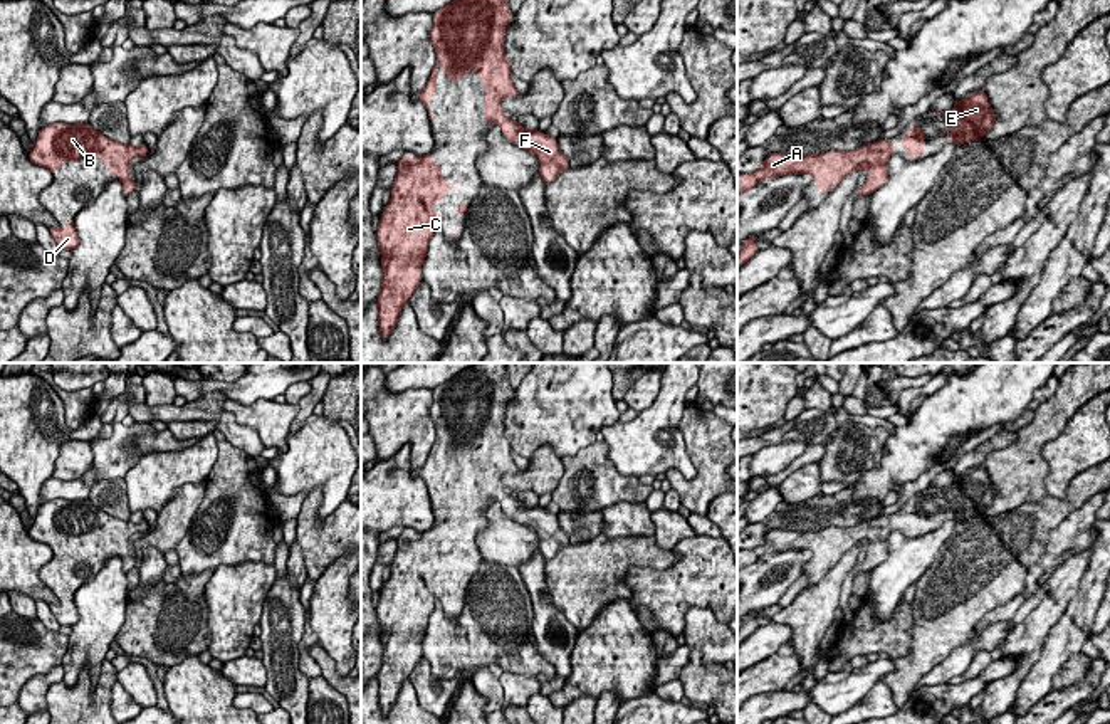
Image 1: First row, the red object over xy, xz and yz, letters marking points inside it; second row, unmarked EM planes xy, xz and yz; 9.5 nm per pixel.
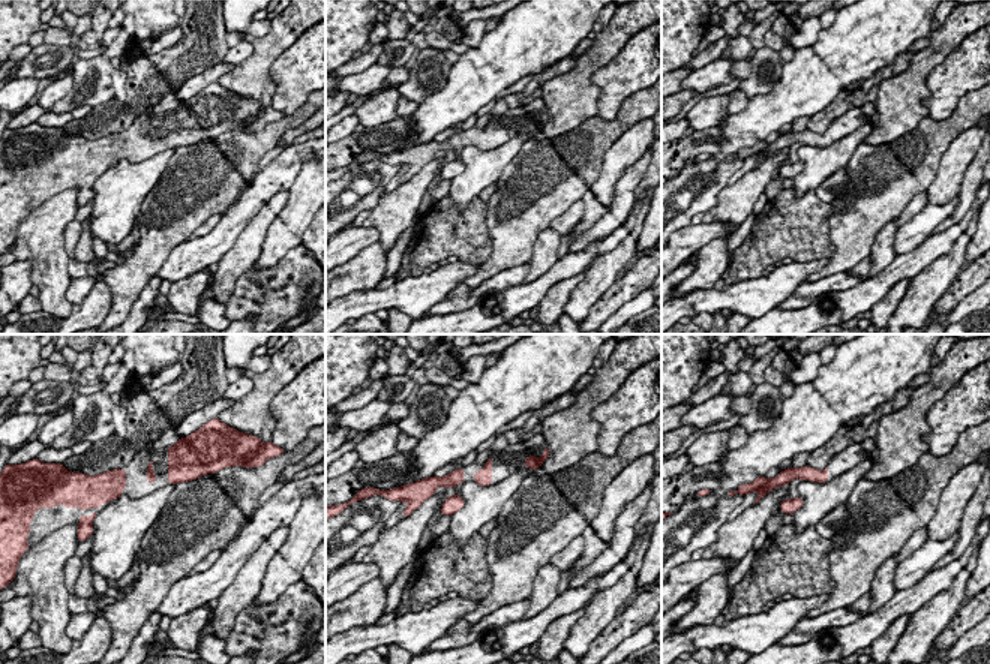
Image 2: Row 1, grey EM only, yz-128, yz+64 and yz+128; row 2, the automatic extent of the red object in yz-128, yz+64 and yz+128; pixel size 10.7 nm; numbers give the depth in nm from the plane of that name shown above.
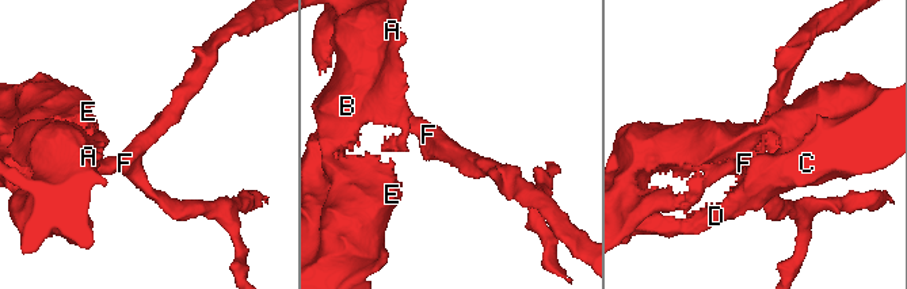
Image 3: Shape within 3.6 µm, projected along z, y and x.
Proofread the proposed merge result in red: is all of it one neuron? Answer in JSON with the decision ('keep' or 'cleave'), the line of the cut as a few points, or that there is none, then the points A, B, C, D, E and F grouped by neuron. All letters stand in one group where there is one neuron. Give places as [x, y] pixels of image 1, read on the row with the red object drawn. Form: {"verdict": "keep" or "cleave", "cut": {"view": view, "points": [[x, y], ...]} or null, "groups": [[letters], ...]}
{"verdict": "keep", "cut": null, "groups": [["A", "B", "C", "D", "E", "F"]]}

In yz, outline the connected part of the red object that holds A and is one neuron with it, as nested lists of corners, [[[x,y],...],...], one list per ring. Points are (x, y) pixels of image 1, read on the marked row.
[[[888,138],[846,151],[826,151],[821,155],[771,153],[764,166],[754,173],[737,173],[737,195],[757,186],[766,178],[791,173],[809,175],[816,181],[816,191],[833,191],[835,185],[855,170],[868,170],[860,186],[860,195],[872,195],[888,181],[888,160],[893,155],[893,143]]]

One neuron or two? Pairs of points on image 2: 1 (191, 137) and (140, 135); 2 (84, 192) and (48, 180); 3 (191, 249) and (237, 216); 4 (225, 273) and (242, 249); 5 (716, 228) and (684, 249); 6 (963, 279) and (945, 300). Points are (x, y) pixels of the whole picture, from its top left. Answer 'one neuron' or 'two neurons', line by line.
1: one neuron
2: one neuron
3: one neuron
4: one neuron
5: one neuron
6: one neuron

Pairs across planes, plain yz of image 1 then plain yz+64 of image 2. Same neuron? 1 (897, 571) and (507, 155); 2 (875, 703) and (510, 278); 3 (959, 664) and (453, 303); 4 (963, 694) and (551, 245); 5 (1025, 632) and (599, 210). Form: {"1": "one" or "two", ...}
{"1": "one", "2": "one", "3": "one", "4": "two", "5": "two"}

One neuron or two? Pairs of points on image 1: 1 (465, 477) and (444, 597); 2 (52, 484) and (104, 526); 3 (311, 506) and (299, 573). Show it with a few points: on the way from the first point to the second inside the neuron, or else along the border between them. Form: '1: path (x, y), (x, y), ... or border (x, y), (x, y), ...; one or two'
1: path (459, 508), (444, 566); one
2: border (86, 498), (47, 499), (42, 504); two
3: border (296, 540), (308, 578); two

